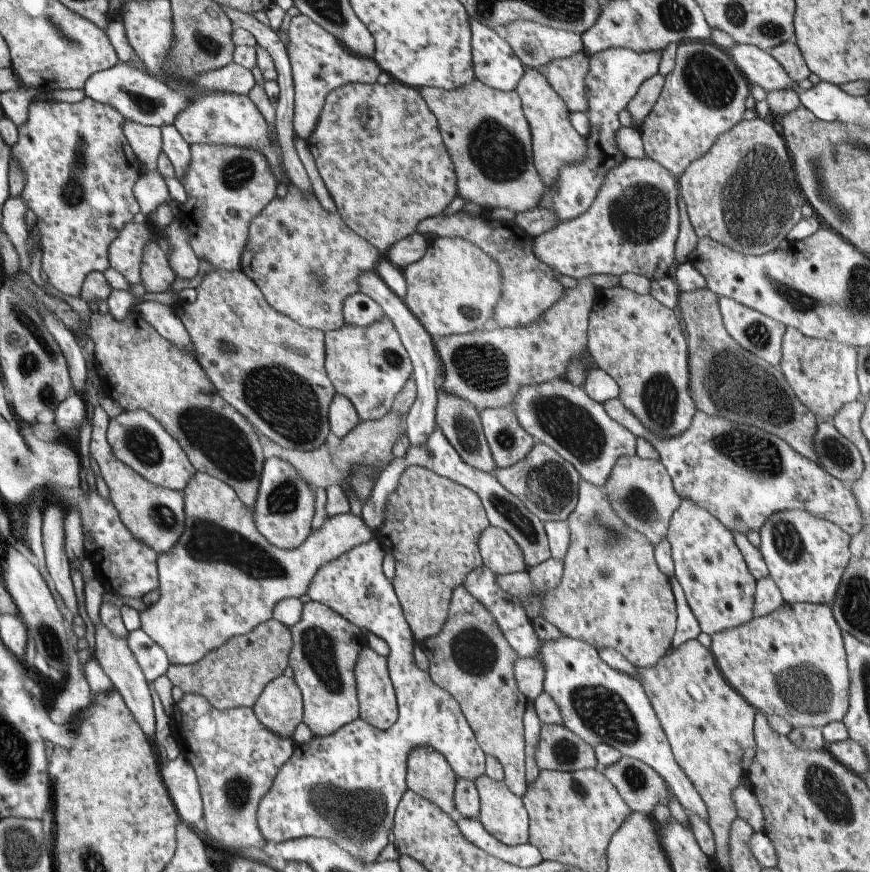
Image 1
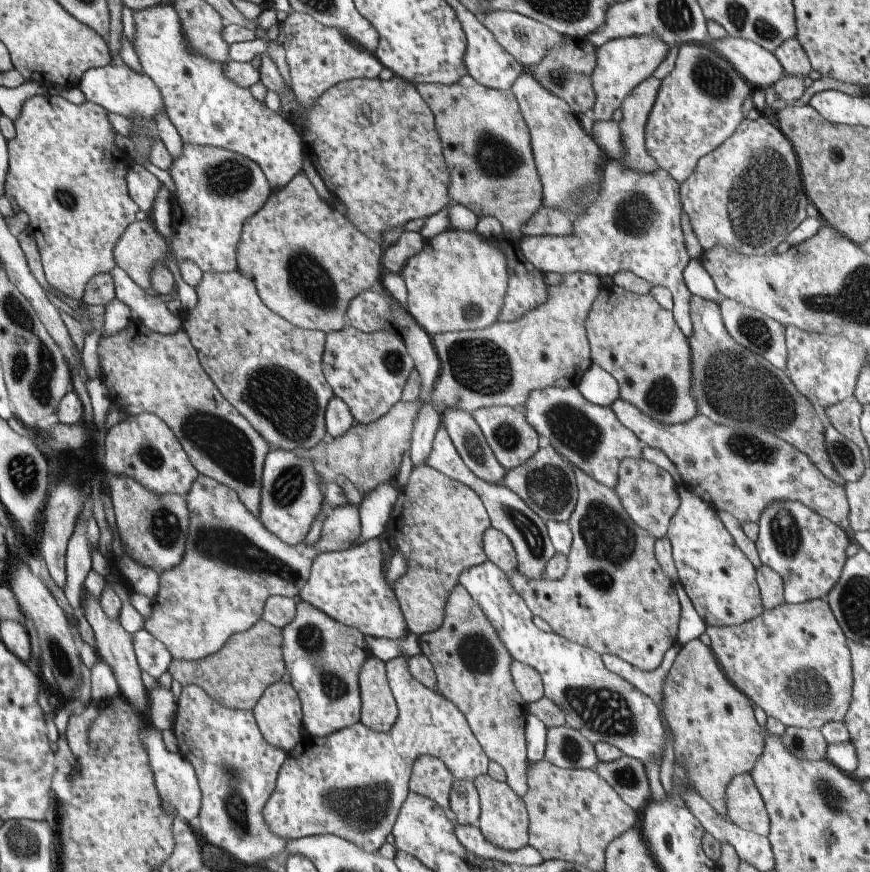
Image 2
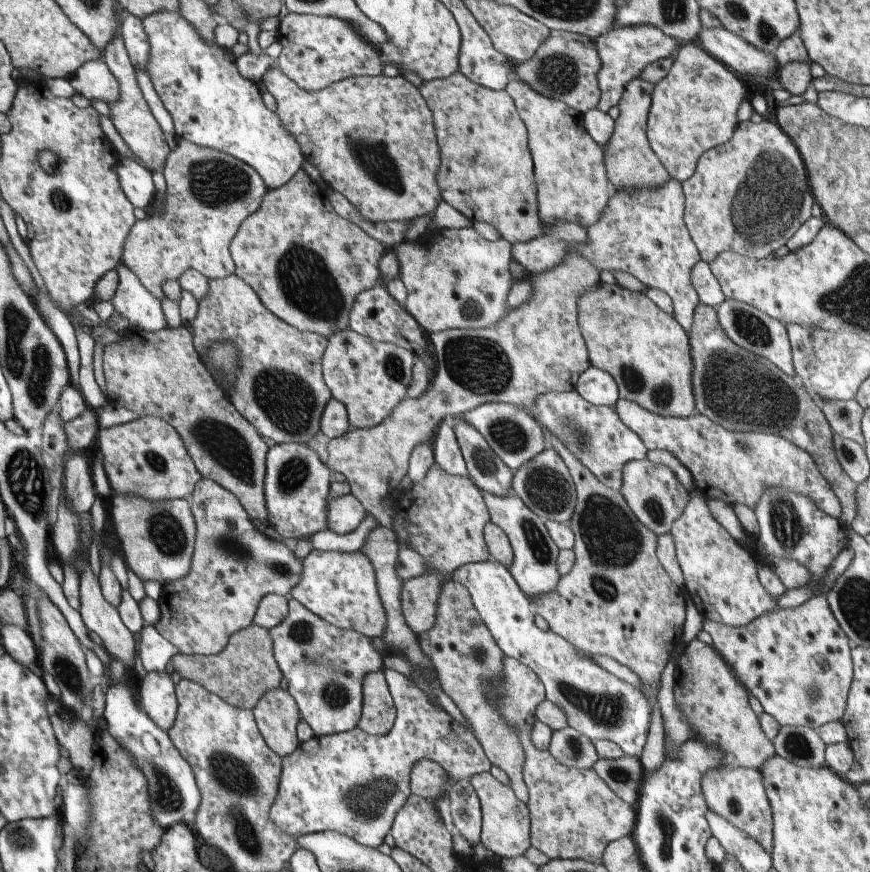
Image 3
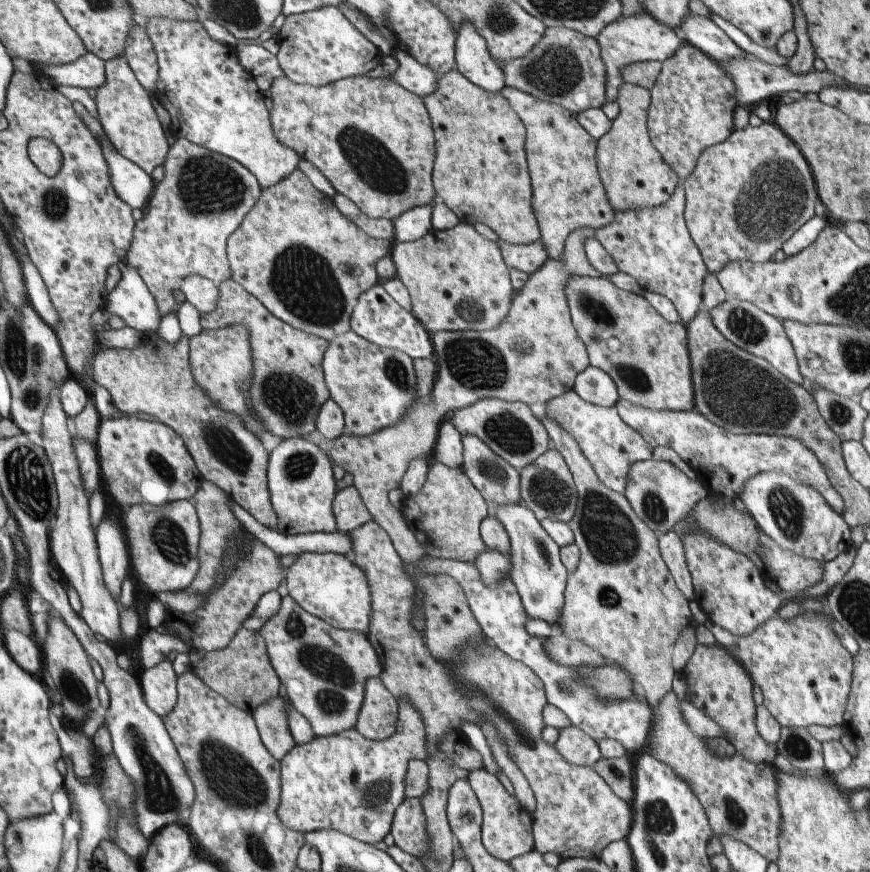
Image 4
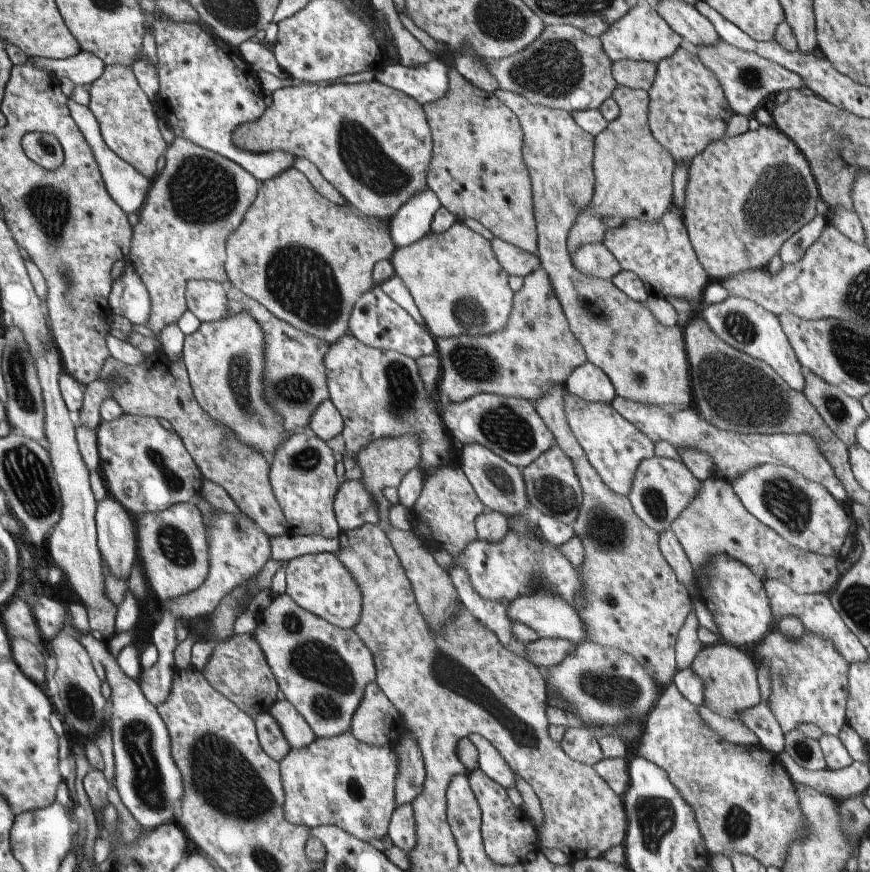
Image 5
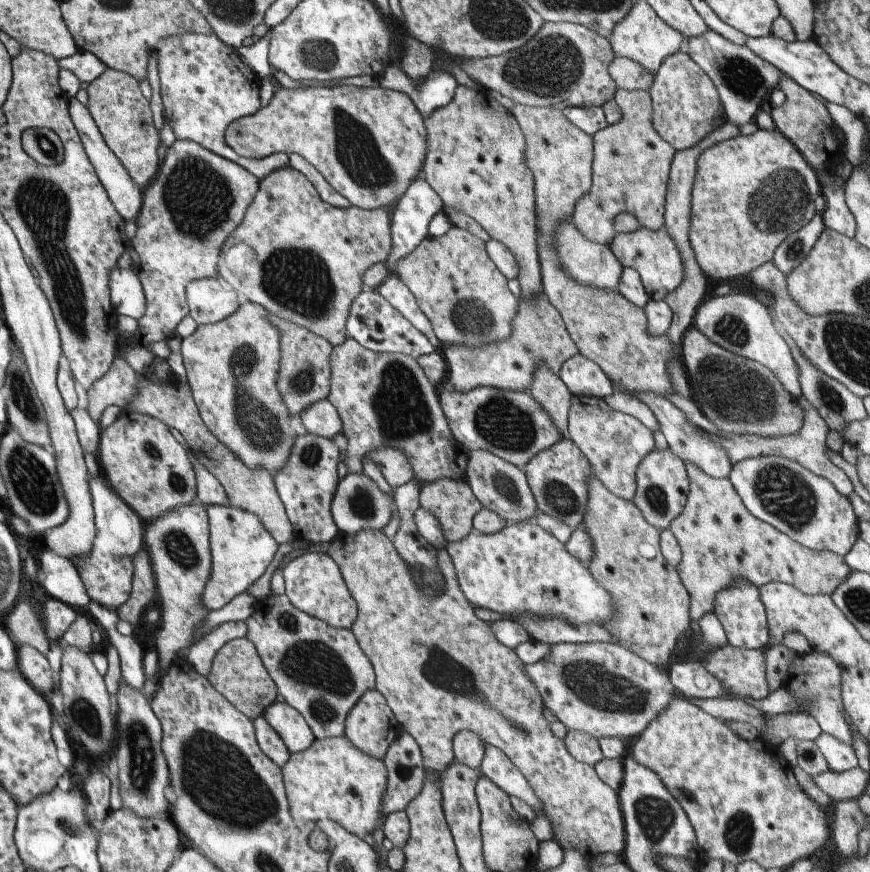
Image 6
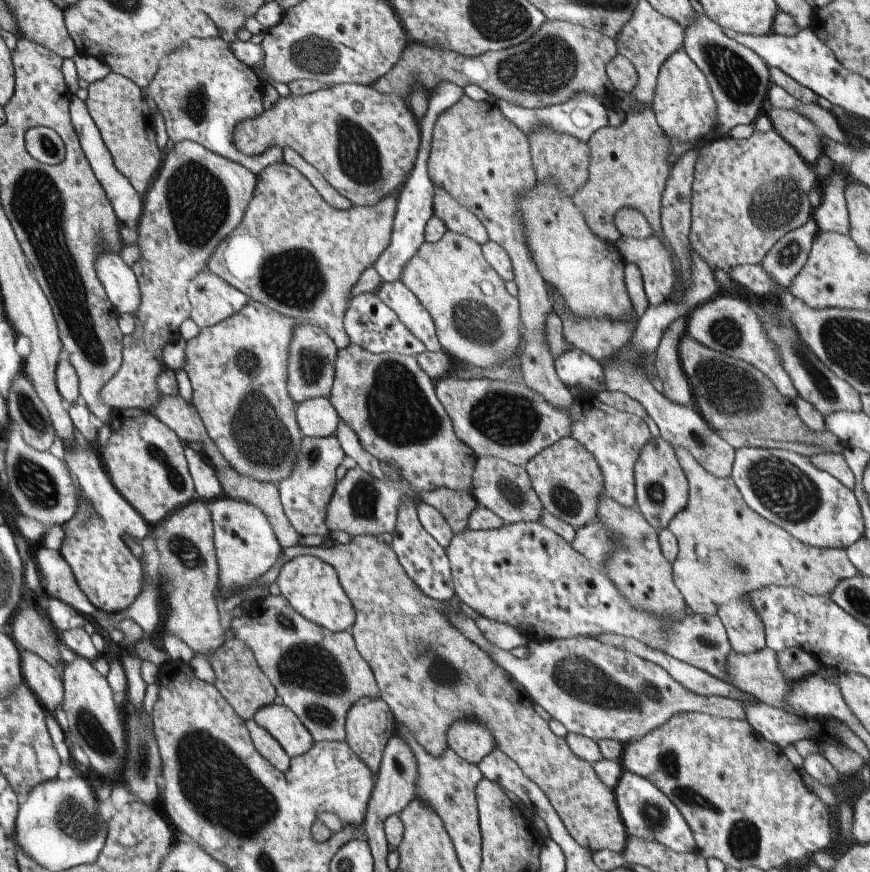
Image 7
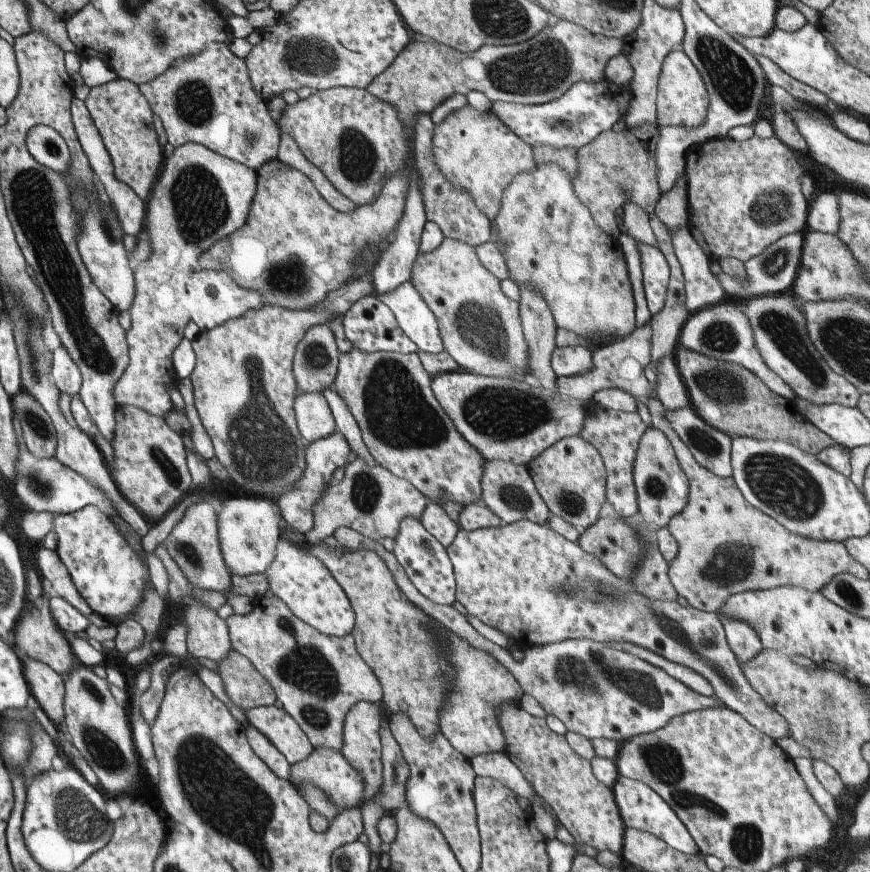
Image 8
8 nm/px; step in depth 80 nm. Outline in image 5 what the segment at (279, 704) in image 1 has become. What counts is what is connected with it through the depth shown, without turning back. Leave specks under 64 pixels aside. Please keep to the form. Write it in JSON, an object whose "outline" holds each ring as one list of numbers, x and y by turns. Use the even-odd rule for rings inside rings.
{"outline":[[267,711,259,712,253,720,261,750,275,762,283,760,290,748,281,730,277,728,277,722,273,722]]}

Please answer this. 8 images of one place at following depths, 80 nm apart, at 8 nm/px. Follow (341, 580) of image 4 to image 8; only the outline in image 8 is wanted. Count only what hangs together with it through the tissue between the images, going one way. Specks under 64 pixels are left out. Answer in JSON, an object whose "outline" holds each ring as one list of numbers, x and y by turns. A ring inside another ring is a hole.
{"outline":[[279,535,274,559,263,572,267,576,268,589,287,605,295,617,320,633,332,637,350,633,354,625,354,612,343,589,325,565,300,546,288,543]]}

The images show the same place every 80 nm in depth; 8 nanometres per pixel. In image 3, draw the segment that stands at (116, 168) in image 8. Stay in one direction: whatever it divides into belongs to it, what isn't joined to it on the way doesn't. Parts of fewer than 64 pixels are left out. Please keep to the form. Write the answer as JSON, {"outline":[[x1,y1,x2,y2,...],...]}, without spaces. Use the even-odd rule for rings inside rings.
{"outline":[[117,32,117,36,109,42,109,46,105,48,105,52,102,54,102,59,105,66,107,66,107,70,111,72,111,76,115,78,115,84,117,84,116,93,119,94,115,102,106,103,111,124,113,124,117,134,128,147,131,154,138,159,143,168,146,167,147,170,150,169,151,171,162,171,165,158,169,154,170,149,163,139,161,128,157,125,151,112,149,112,149,106,147,106,147,102,145,102,139,86,137,86,135,72,129,62,120,32]]}

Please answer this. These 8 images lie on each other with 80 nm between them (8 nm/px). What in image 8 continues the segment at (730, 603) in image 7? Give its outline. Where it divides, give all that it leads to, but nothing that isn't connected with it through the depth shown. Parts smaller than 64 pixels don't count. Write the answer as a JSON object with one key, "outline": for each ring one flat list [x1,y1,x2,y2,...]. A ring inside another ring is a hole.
{"outline":[[721,617,727,644,735,655,737,662,745,662,759,654,762,649,755,629,739,617]]}

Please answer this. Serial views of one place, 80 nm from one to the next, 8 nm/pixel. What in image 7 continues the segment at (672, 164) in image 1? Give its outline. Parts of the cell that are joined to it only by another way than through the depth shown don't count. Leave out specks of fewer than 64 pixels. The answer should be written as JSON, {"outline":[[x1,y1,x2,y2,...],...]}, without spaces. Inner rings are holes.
{"outline":[[677,49,659,69,650,102,657,126,667,138,691,143,705,138,716,126,716,102,705,75,693,64,685,51]]}

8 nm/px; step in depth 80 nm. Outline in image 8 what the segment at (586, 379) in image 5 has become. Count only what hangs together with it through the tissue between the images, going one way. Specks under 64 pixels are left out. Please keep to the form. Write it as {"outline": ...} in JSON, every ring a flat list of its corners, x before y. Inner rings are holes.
{"outline":[[557,347,550,354,550,365,557,377,585,373,592,366,591,350,585,347]]}

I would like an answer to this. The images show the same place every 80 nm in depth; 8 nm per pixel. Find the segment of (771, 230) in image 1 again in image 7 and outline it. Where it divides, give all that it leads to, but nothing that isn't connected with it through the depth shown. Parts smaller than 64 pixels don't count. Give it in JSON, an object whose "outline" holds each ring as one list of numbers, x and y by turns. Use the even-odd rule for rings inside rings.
{"outline":[[773,128,765,132,754,129,748,139,719,136,703,144,698,150,692,174,690,248,699,254,712,273,717,268,729,273,737,265,759,265,777,240,803,226,812,216,813,208,807,194,818,190,818,182,814,169,807,166,798,152]]}

